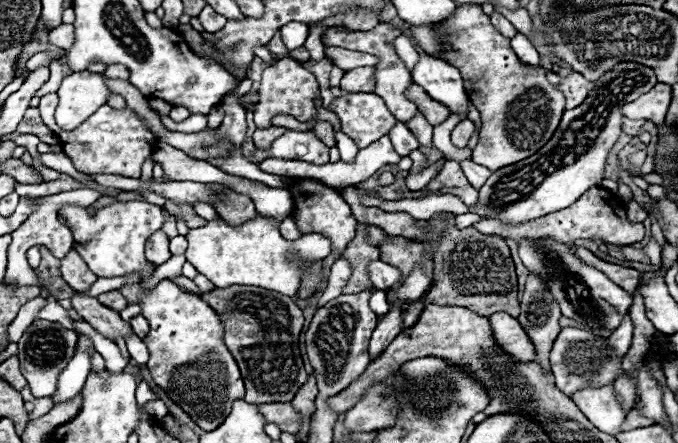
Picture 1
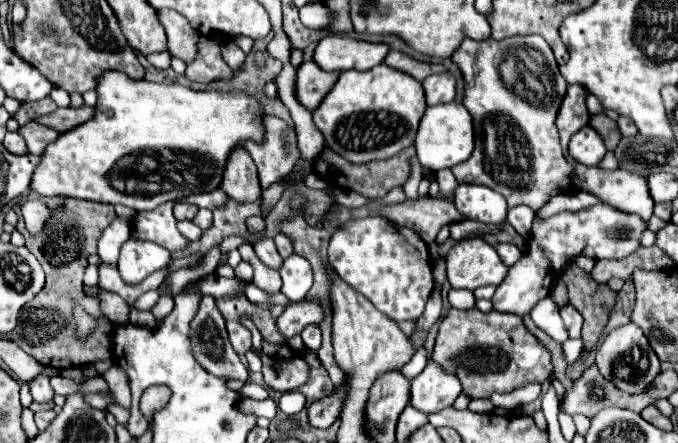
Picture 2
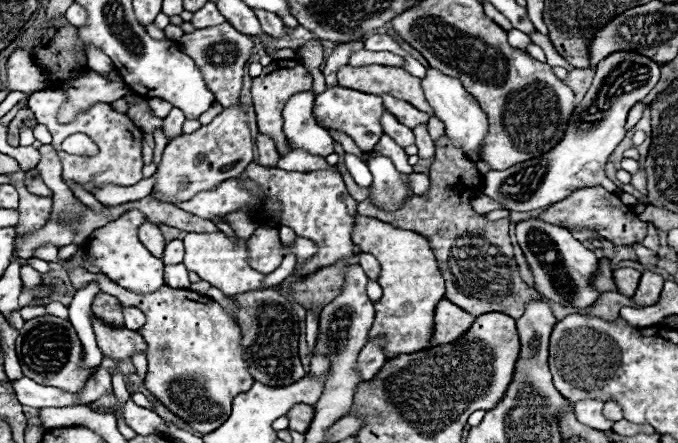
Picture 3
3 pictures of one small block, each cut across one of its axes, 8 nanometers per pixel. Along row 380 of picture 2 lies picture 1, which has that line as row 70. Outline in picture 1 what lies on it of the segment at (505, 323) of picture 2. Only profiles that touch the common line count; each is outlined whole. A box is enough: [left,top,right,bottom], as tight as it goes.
[412,8,564,172]

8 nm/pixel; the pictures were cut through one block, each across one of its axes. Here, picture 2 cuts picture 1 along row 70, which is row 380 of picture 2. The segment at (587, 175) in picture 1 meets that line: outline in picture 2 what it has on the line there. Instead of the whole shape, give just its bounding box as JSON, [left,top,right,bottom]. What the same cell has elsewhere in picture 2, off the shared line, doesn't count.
[596,322,660,394]

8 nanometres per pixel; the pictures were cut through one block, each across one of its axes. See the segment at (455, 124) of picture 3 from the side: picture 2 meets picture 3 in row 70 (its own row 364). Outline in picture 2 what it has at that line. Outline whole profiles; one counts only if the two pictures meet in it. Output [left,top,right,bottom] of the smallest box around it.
[410,360,462,414]

